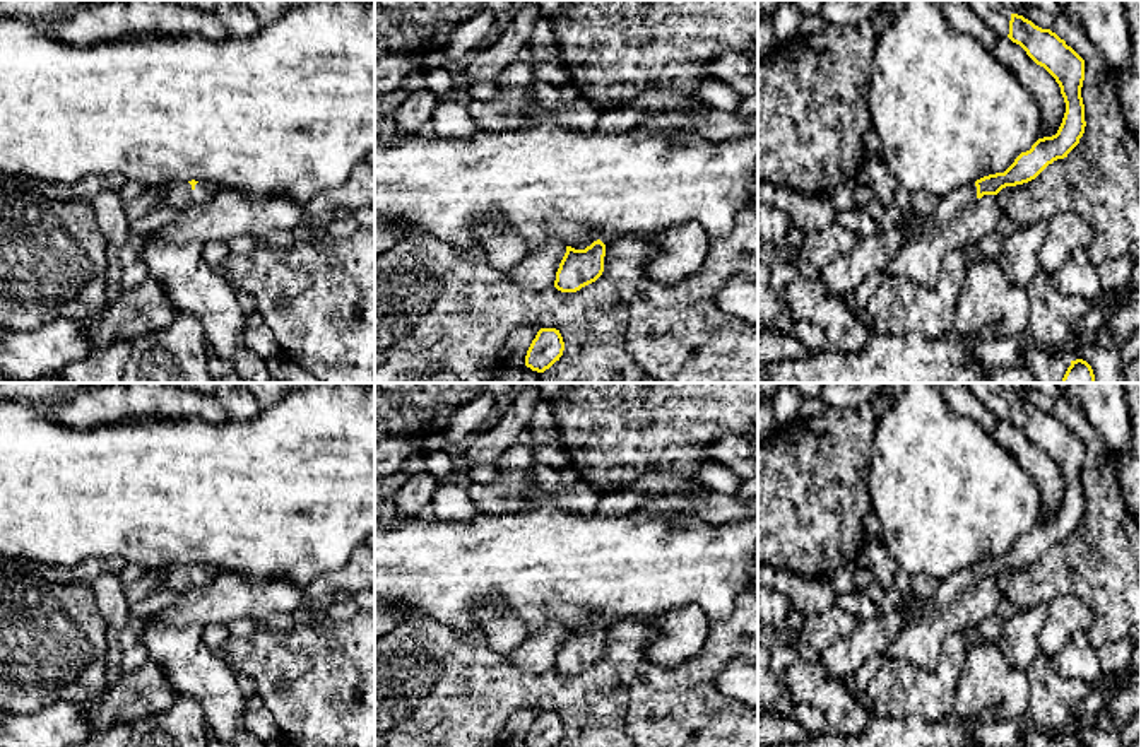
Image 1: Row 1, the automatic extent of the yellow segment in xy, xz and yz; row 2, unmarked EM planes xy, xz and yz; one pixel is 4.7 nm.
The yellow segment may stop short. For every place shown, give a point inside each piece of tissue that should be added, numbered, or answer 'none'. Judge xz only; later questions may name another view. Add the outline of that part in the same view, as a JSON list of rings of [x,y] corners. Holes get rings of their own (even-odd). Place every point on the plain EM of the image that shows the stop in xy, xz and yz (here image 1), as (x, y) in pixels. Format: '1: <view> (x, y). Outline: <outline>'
none

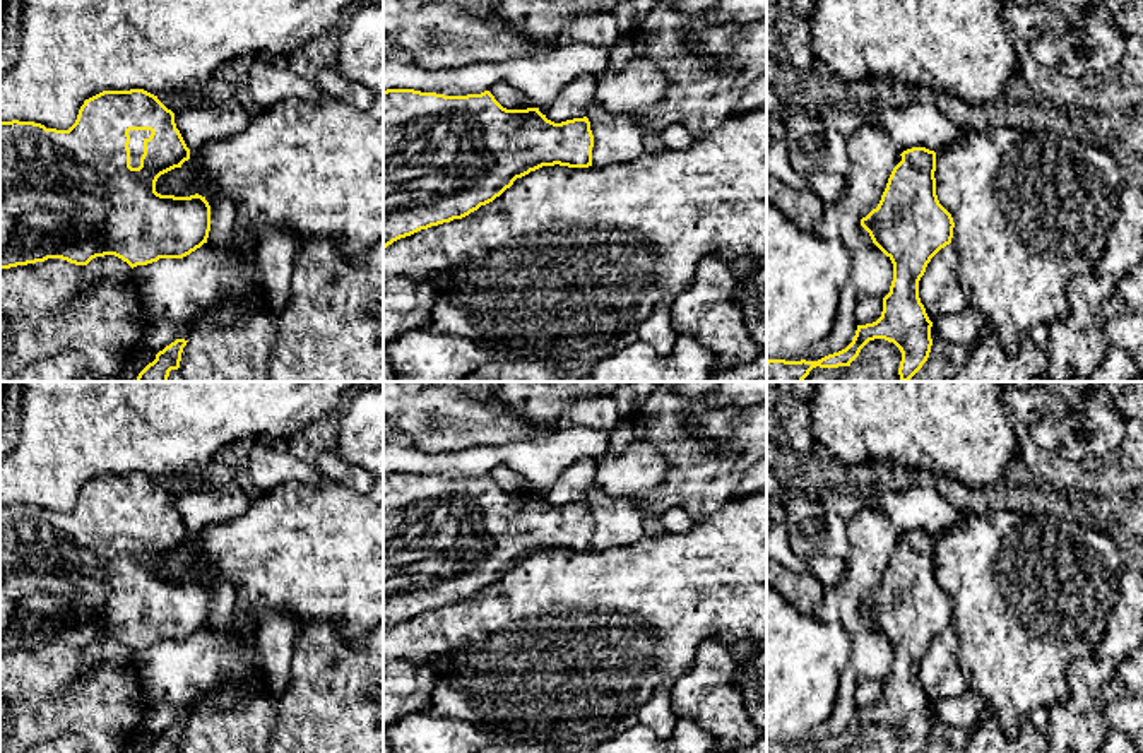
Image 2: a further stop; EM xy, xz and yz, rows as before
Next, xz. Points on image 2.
none

